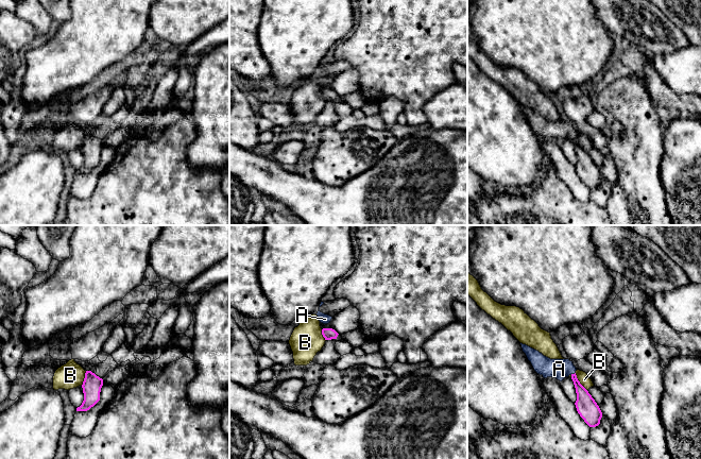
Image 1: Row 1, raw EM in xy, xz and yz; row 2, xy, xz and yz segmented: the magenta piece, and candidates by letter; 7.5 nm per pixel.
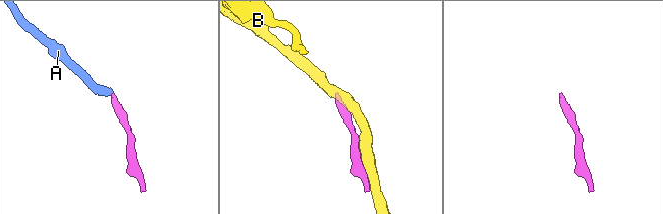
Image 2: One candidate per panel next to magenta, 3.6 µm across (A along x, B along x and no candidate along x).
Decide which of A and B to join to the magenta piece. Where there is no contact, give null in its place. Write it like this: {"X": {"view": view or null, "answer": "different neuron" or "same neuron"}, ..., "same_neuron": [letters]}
{"A": {"view": "yz", "answer": "same neuron"}, "B": {"view": "yz", "answer": "different neuron"}, "same_neuron": ["A"]}

